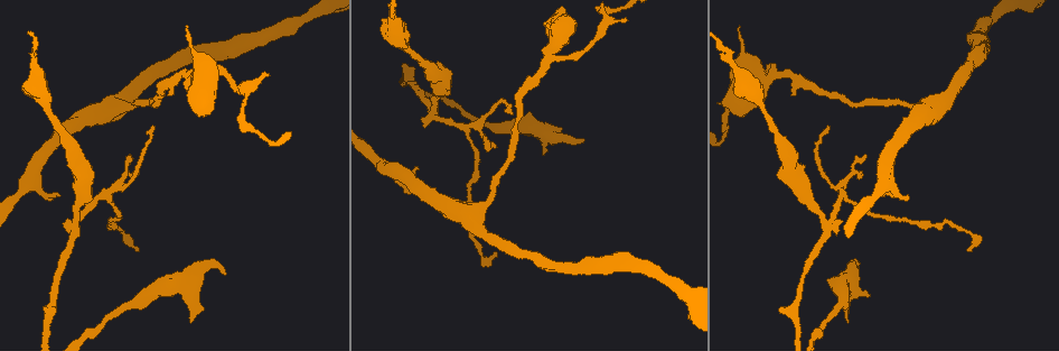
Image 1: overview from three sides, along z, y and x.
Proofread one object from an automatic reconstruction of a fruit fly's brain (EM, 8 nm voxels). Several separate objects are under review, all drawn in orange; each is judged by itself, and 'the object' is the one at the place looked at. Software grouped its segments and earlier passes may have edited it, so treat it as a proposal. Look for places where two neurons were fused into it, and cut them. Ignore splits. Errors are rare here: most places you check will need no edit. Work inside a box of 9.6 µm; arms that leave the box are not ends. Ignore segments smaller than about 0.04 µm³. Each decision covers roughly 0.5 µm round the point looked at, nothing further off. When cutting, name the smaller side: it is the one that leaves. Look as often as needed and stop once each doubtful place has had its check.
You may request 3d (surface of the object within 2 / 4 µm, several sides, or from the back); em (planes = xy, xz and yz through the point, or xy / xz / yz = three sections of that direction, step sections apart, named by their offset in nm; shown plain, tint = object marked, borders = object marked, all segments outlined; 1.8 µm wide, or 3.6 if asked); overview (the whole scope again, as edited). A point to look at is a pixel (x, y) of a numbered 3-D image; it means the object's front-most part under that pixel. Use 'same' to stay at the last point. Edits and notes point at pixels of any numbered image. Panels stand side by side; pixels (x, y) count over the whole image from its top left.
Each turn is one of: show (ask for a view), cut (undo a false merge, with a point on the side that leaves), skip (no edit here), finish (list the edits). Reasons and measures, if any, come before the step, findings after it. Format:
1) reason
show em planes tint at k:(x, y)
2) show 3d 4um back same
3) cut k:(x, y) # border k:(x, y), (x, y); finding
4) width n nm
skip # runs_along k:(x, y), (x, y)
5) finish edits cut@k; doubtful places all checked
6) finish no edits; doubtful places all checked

sharp bend
show em 3.6um planes tint at 1:(463, 127)

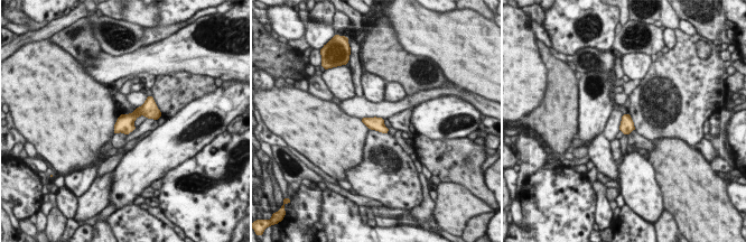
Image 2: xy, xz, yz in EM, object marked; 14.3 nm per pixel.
skip # continuous, no second neuron

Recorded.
three-way junction
show em planes plain at 1:(435, 114)

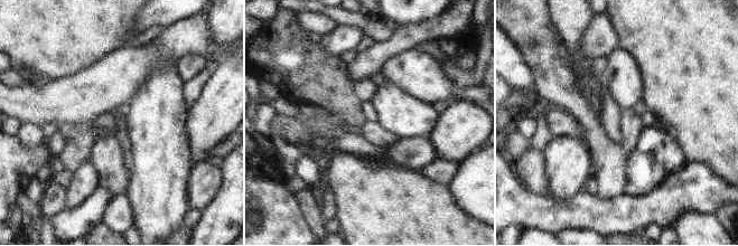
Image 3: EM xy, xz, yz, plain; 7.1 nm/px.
show em planes borders same

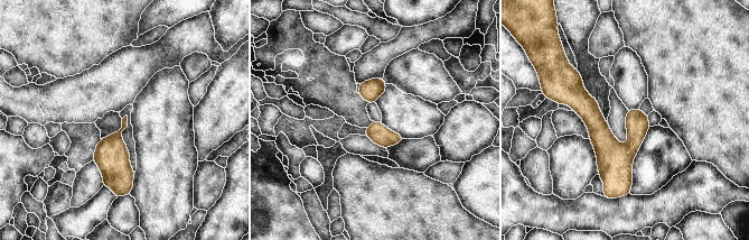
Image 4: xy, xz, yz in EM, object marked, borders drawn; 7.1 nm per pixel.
width 110 nm
skip # runs_along 4:(577, 76), (620, 188); continuous, no second neuron

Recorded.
four arms meet
show em yz step 4 tint at 1:(761, 80)

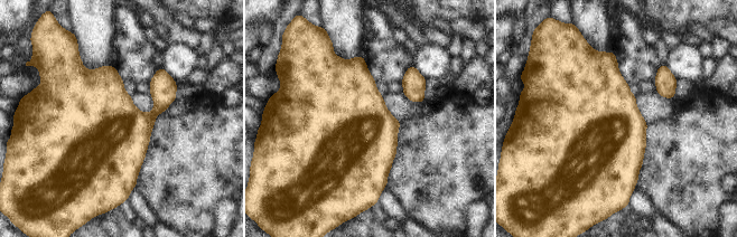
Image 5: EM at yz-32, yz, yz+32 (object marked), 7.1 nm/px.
skip # continuous, no second neuron

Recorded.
finish no edits; doubtful places all checked

